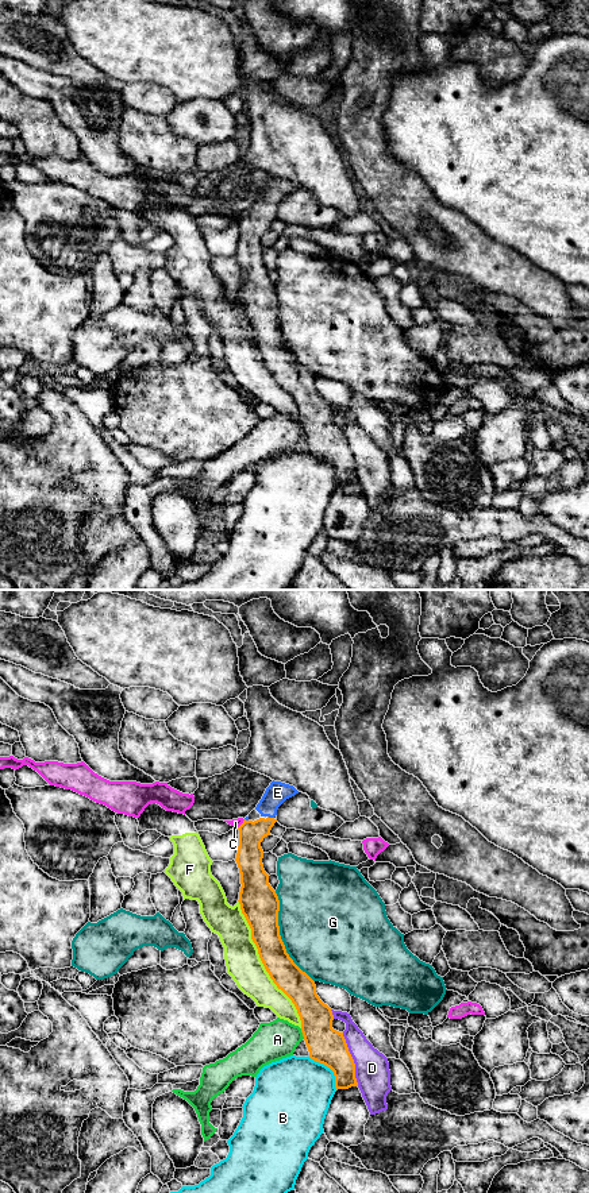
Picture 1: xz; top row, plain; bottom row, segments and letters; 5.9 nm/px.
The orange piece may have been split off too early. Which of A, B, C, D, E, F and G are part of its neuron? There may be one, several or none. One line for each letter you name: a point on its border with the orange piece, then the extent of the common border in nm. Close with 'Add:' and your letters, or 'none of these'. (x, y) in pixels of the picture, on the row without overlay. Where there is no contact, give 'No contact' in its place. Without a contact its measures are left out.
E: Touches orange at xz (270, 213). Shared border 40 nm
Add: E

